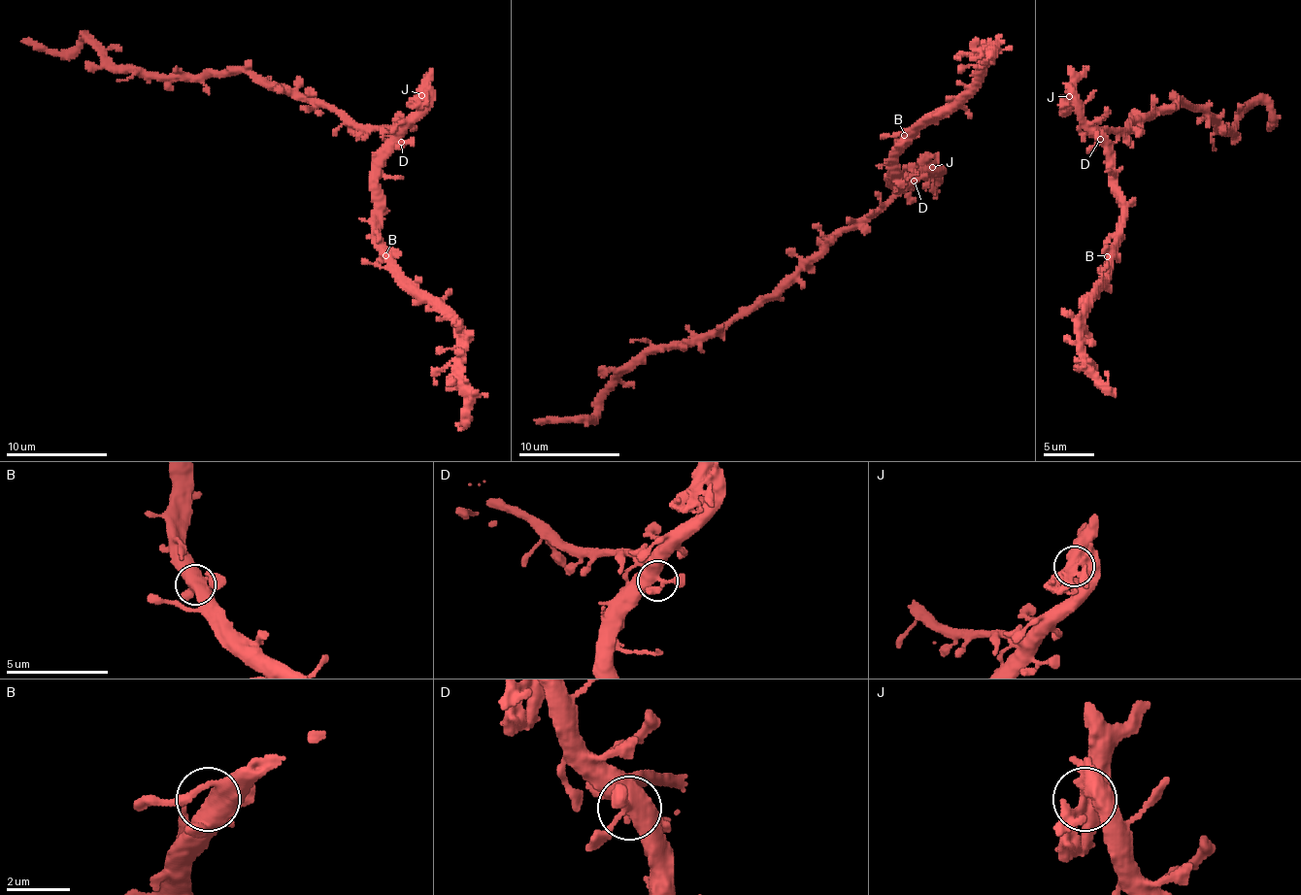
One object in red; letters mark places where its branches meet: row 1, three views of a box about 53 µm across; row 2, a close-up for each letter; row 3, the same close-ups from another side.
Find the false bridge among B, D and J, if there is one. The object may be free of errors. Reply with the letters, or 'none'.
J

